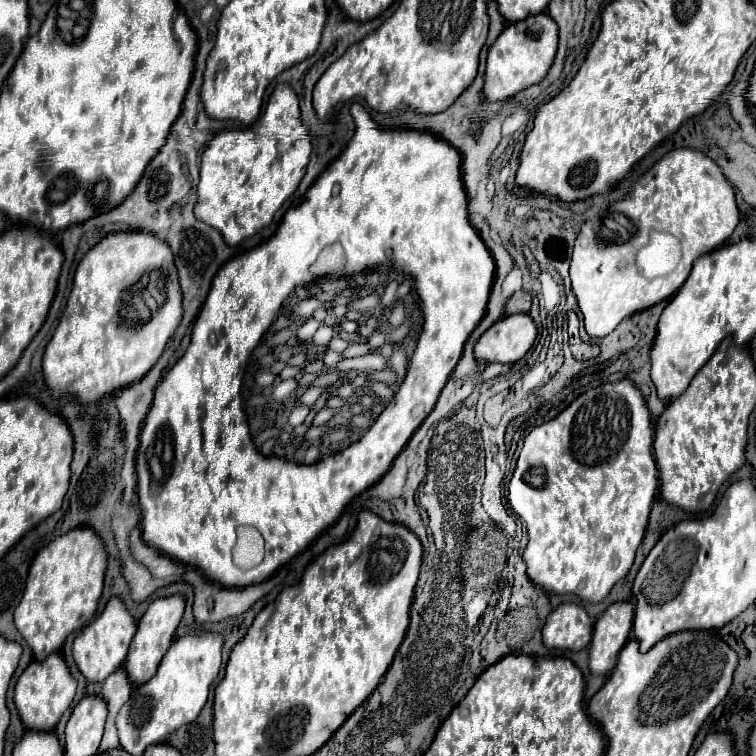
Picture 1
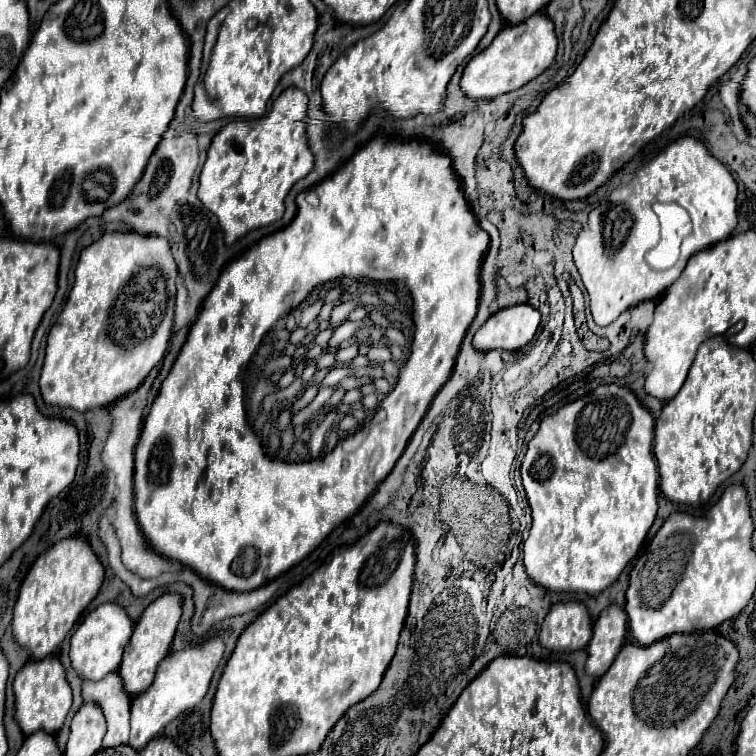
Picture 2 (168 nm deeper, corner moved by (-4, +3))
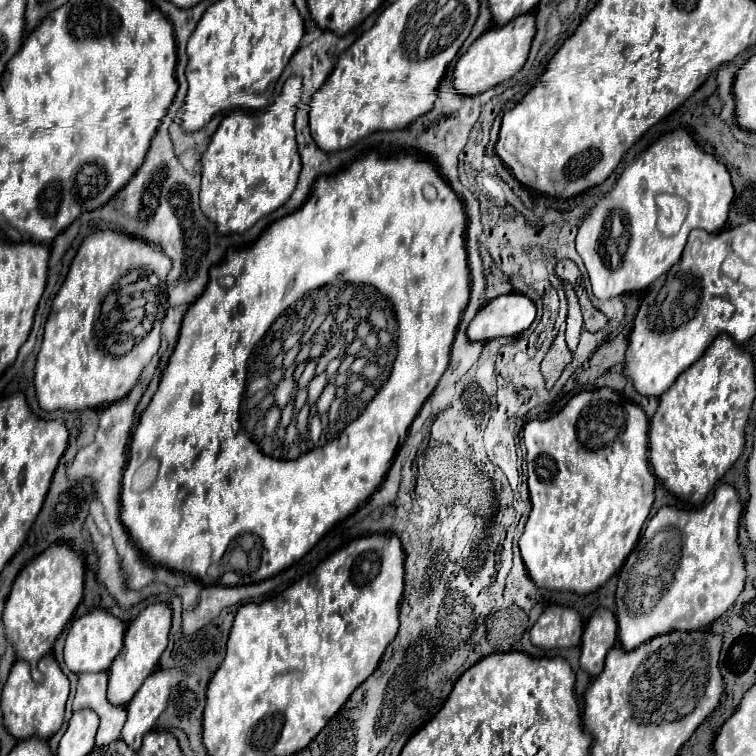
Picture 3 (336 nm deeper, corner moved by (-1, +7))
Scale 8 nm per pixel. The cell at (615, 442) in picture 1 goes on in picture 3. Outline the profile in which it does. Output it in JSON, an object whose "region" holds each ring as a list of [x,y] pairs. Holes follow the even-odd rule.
{"region":[[[611,388],[579,392],[553,418],[535,420],[525,426],[523,444],[527,446],[533,508],[519,546],[529,578],[539,588],[591,594],[619,572],[635,548],[655,500],[655,476],[647,458],[647,430],[649,418],[641,406]]]}

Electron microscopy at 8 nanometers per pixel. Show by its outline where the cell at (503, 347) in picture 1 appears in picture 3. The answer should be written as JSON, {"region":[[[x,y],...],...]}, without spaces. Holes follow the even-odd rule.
{"region":[[[521,292],[489,300],[467,326],[469,340],[485,342],[497,336],[517,336],[535,320],[535,304]]]}

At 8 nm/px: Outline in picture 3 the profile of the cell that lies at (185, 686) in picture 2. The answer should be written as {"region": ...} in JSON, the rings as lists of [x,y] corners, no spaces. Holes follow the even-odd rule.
{"region":[[[157,670],[141,684],[135,698],[127,704],[127,722],[121,732],[121,740],[127,742],[129,748],[137,750],[141,746],[143,736],[165,710],[169,690],[179,684],[179,680],[183,680],[181,670]]]}

